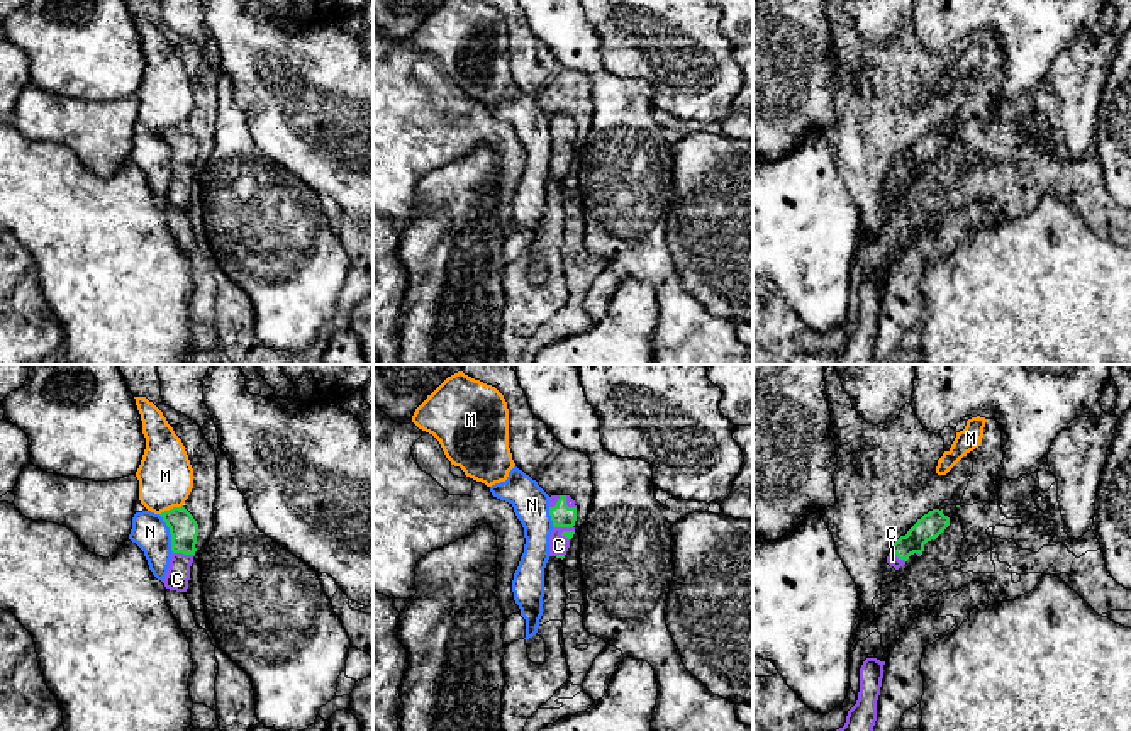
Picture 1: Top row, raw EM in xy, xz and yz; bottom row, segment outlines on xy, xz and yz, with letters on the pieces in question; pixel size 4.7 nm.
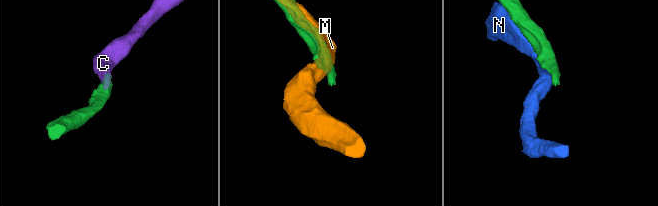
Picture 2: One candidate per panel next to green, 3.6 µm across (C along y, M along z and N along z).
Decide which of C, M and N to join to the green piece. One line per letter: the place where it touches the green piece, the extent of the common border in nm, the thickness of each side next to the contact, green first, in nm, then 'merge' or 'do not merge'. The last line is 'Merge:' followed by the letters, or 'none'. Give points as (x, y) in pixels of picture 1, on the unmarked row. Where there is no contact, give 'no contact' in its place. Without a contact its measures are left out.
C: xy (183, 173) | 110 nm | 140/110 nm | merge
M: xy (170, 129) | 120 nm | 140/260 nm | do not merge
N: xy (170, 153) | 200 nm | 140/170 nm | do not merge
Merge: C

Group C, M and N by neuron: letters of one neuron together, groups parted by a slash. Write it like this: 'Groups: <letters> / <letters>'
Groups: C / M / N

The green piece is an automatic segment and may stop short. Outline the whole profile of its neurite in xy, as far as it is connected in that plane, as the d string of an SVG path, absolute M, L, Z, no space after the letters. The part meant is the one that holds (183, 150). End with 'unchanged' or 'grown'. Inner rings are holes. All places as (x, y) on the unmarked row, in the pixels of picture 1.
M183 126L164 131L159 136L170 148L173 171L163 204L170 210L187 212L190 187L197 171L198 144Z | grown

